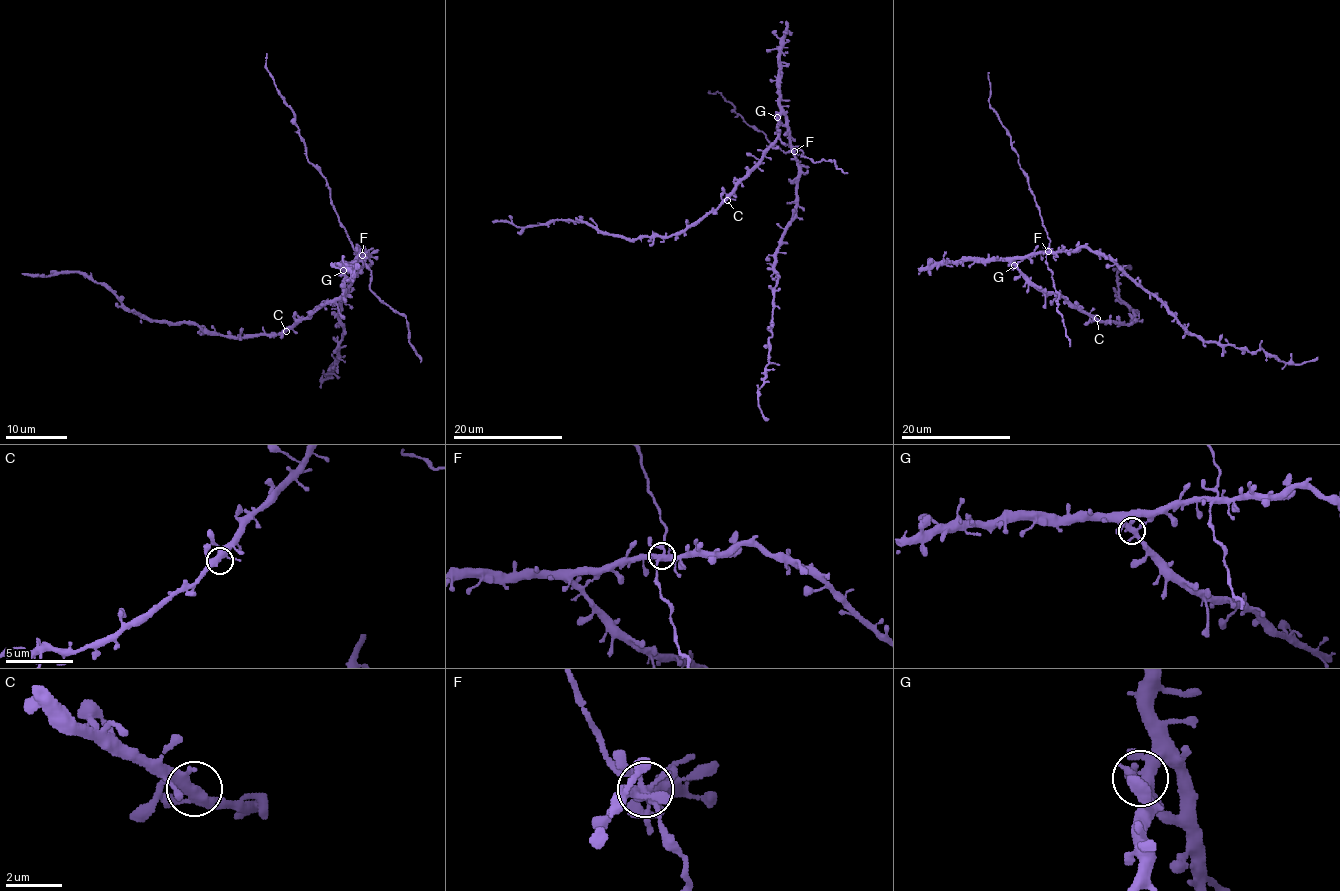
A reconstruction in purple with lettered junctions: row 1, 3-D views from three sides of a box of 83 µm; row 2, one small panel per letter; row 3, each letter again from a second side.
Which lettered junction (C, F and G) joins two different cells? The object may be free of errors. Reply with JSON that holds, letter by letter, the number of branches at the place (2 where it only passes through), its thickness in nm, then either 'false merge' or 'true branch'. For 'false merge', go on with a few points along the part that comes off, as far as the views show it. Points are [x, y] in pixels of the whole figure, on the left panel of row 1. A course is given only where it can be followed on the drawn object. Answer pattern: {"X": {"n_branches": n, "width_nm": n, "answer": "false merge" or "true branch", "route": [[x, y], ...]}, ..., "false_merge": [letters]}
{"C": {"n_branches": 5, "width_nm": 360, "answer": "true branch"}, "F": {"n_branches": 8, "width_nm": 360, "answer": "true branch"}, "G": {"n_branches": 5, "width_nm": 360, "answer": "true branch"}, "false_merge": []}

